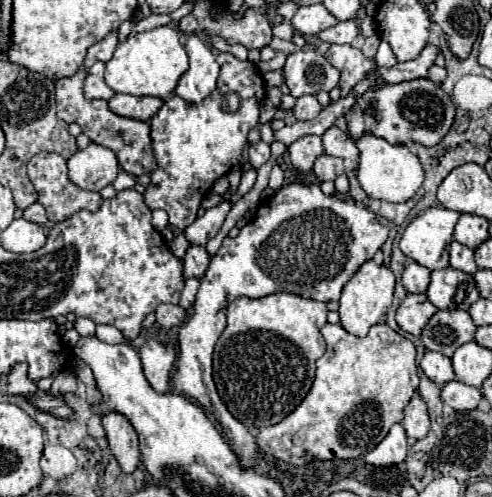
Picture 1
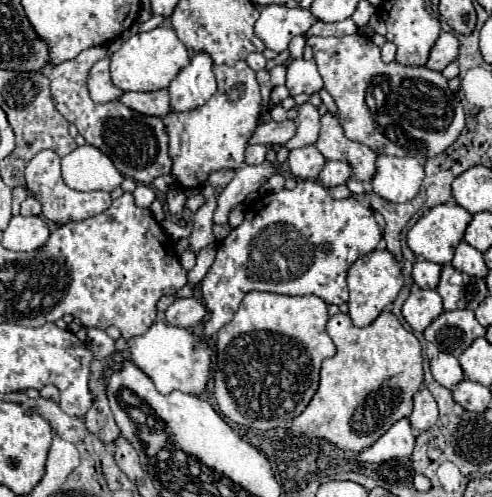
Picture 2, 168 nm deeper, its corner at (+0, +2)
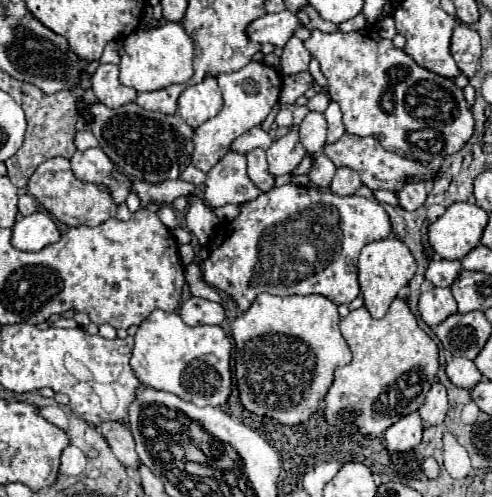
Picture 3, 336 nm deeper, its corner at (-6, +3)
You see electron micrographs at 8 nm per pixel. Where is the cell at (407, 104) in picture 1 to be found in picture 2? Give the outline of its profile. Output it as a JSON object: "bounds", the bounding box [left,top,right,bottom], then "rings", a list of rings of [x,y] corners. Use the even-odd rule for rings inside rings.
{"bounds":[306,32,466,158],"rings":[[[362,32],[352,36],[310,36],[306,44],[314,50],[314,62],[324,80],[324,88],[334,98],[338,106],[338,120],[344,128],[348,140],[362,142],[378,154],[388,156],[414,156],[414,158],[434,158],[456,142],[466,126],[466,114],[460,98],[448,88],[448,80],[442,72],[430,68],[410,68],[398,62],[382,62],[380,48],[372,38],[362,36]]]}

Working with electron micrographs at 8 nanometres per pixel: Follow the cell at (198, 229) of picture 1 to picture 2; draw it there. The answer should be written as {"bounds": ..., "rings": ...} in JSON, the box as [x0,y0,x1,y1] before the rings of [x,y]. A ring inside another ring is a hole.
{"bounds":[214,160,278,224],"rings":[[[264,160],[258,166],[242,166],[242,168],[238,168],[234,180],[222,190],[222,194],[218,198],[218,208],[214,212],[214,222],[216,224],[226,224],[230,208],[242,204],[244,198],[250,192],[260,190],[260,186],[270,176],[276,174],[276,168],[278,168],[278,162],[268,162],[268,160]]]}

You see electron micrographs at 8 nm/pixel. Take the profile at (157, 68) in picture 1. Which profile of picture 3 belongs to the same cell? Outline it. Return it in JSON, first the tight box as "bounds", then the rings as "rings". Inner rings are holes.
{"bounds":[120,23,194,91],"rings":[[[164,23],[156,29],[138,29],[124,41],[124,55],[120,61],[120,83],[126,87],[134,87],[136,91],[158,91],[172,83],[186,83],[194,75],[192,59],[194,59],[194,43],[180,23]]]}

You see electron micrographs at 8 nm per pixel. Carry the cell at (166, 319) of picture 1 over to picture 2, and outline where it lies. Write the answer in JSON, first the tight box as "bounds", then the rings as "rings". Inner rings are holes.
{"bounds":[166,298,206,328],"rings":[[[182,298],[166,308],[166,320],[170,324],[182,326],[182,328],[192,328],[192,326],[200,324],[204,320],[204,316],[206,316],[206,308],[196,298]]]}

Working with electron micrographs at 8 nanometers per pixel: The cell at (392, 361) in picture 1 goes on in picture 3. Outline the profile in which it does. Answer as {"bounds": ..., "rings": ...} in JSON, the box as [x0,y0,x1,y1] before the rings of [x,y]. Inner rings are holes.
{"bounds":[324,299,438,439],"rings":[[[394,299],[382,319],[372,319],[360,307],[340,321],[340,331],[352,351],[352,361],[334,371],[334,381],[324,397],[324,419],[328,425],[352,425],[366,439],[382,439],[384,431],[404,415],[418,411],[436,379],[438,347],[418,327],[404,299]]]}

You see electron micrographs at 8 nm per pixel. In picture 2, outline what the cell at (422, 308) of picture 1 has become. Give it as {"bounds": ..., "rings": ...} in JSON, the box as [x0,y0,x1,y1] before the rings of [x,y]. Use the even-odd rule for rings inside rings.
{"bounds":[402,290,444,332],"rings":[[[418,290],[408,296],[408,300],[402,306],[402,314],[406,322],[418,330],[424,332],[432,320],[436,320],[444,312],[442,298],[436,290]]]}

